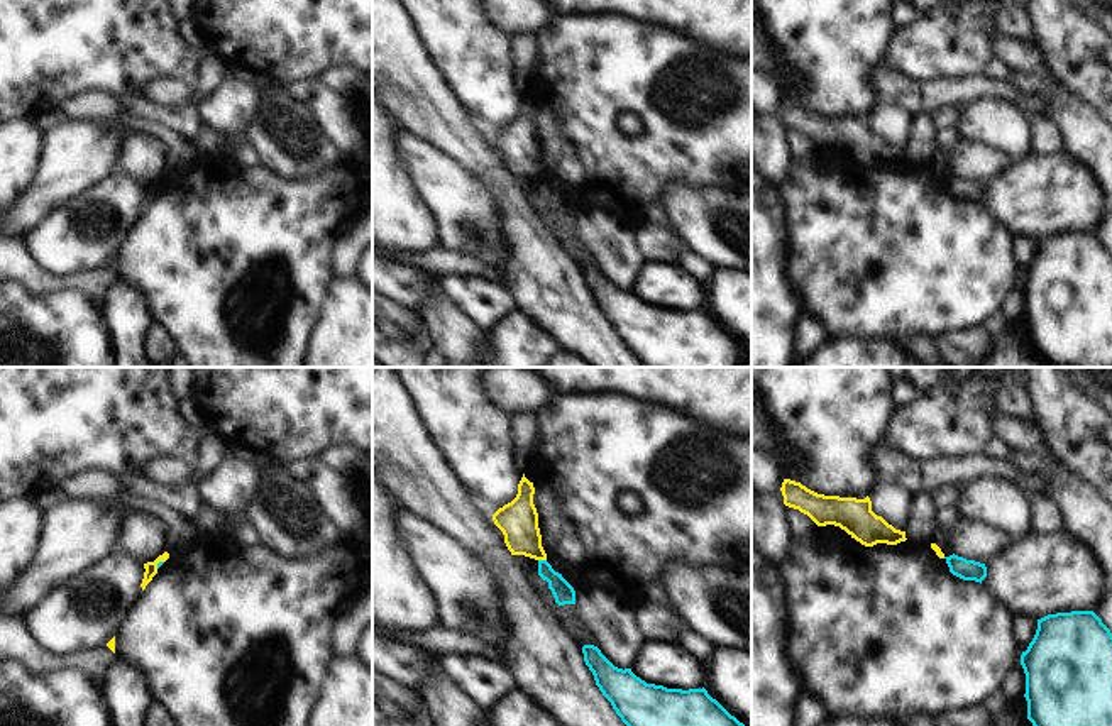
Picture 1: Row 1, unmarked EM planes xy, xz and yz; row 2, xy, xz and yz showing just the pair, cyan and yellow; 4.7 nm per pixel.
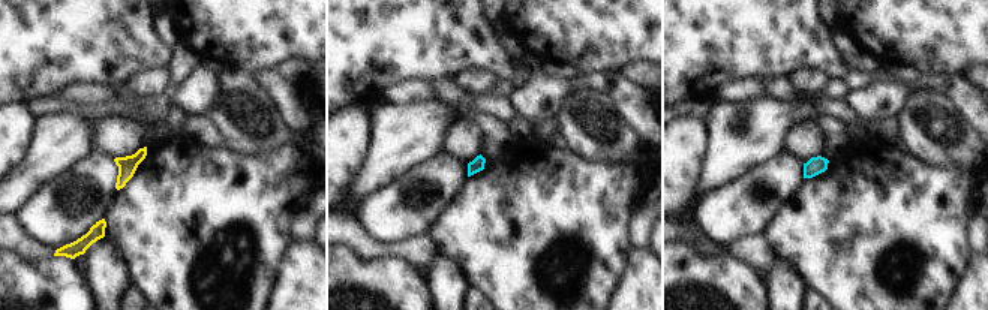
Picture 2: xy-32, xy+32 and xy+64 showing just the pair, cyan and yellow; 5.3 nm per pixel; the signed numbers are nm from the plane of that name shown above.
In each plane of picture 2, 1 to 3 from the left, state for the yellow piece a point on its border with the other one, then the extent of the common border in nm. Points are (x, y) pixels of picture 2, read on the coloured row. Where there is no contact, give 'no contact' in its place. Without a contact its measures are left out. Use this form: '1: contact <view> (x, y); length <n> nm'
1: no contact
2: no contact
3: no contact

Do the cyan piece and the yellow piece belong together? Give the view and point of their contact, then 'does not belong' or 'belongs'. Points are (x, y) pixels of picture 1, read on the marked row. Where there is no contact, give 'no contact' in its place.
xz (542, 560) | does not belong

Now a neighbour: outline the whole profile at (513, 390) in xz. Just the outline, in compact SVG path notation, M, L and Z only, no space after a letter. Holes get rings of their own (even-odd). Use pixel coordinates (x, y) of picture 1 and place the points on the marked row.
M484 367L481 382L489 399L508 415L535 413L553 394L547 381L528 367Z

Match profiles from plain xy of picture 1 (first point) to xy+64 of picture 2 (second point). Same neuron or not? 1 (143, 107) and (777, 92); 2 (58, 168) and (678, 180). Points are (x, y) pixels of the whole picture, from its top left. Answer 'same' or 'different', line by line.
1: same
2: different

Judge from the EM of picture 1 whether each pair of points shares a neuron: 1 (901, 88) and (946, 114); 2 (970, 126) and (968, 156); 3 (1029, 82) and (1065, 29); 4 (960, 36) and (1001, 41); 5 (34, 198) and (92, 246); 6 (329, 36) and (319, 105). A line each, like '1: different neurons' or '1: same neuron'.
1: different neurons
2: different neurons
3: different neurons
4: different neurons
5: different neurons
6: different neurons

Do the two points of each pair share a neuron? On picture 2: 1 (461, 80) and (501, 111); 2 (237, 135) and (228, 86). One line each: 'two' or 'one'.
1: two
2: one

